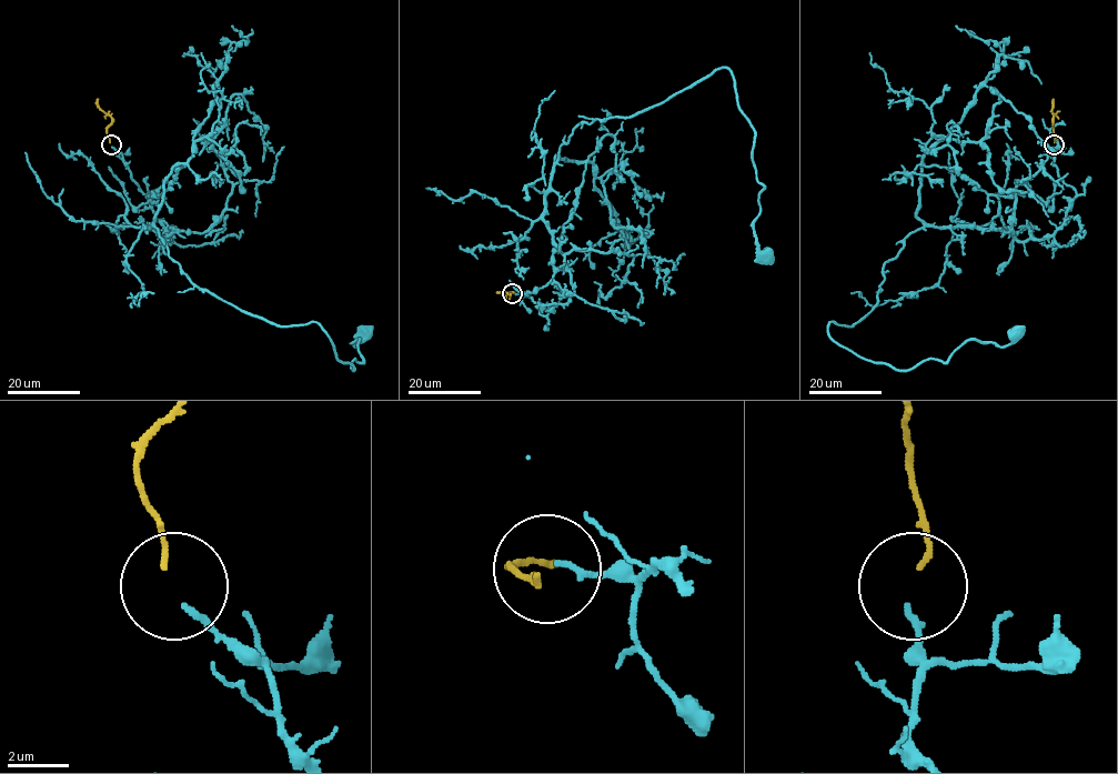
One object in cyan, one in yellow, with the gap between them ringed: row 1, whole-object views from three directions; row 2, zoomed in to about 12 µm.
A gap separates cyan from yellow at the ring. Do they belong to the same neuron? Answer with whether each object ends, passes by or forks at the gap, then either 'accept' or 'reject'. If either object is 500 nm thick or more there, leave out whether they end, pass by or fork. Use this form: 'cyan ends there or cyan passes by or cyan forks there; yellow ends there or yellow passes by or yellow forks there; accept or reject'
cyan ends there; yellow ends there; accept

